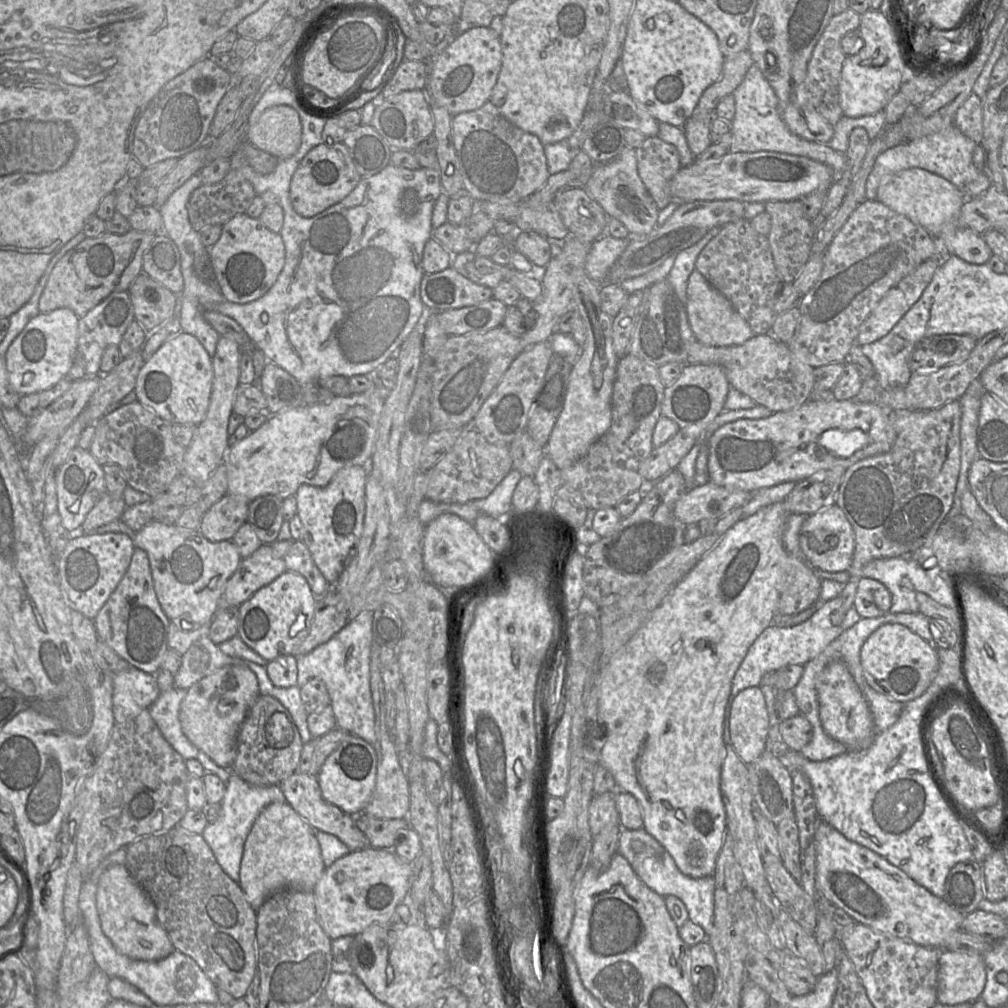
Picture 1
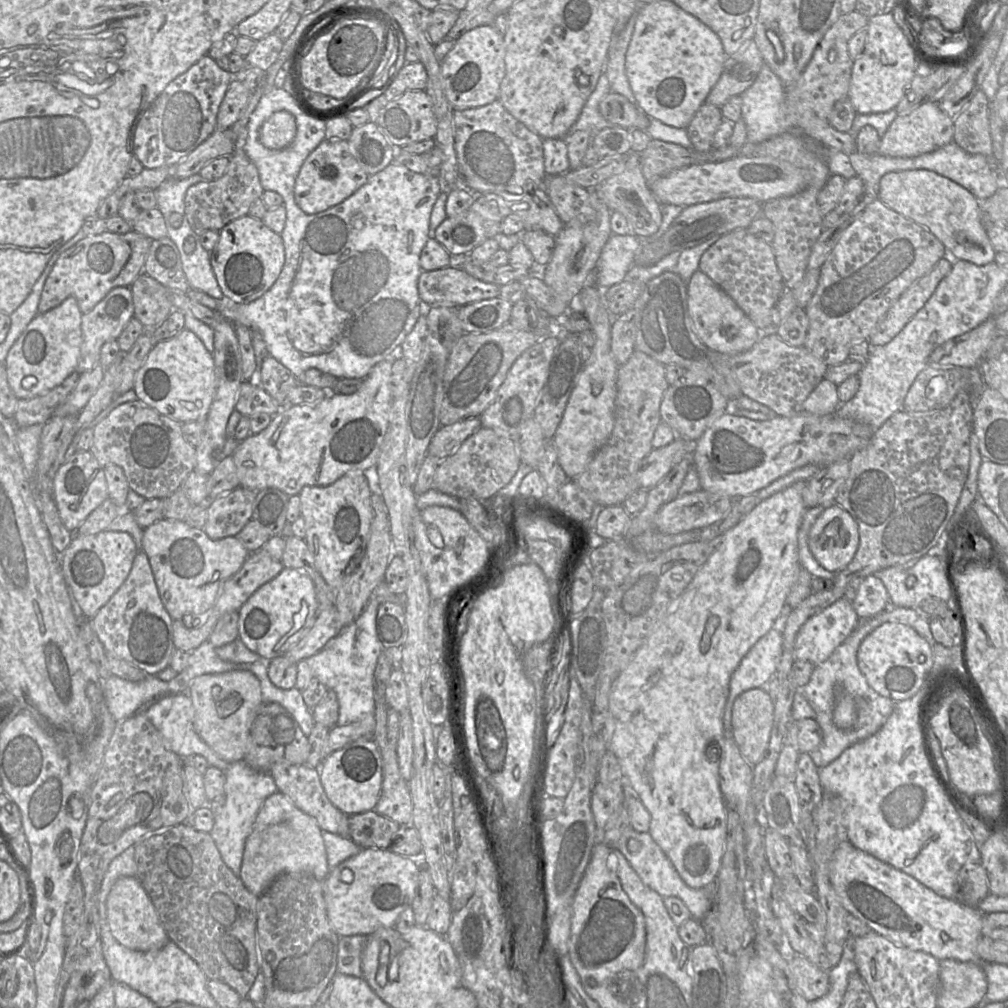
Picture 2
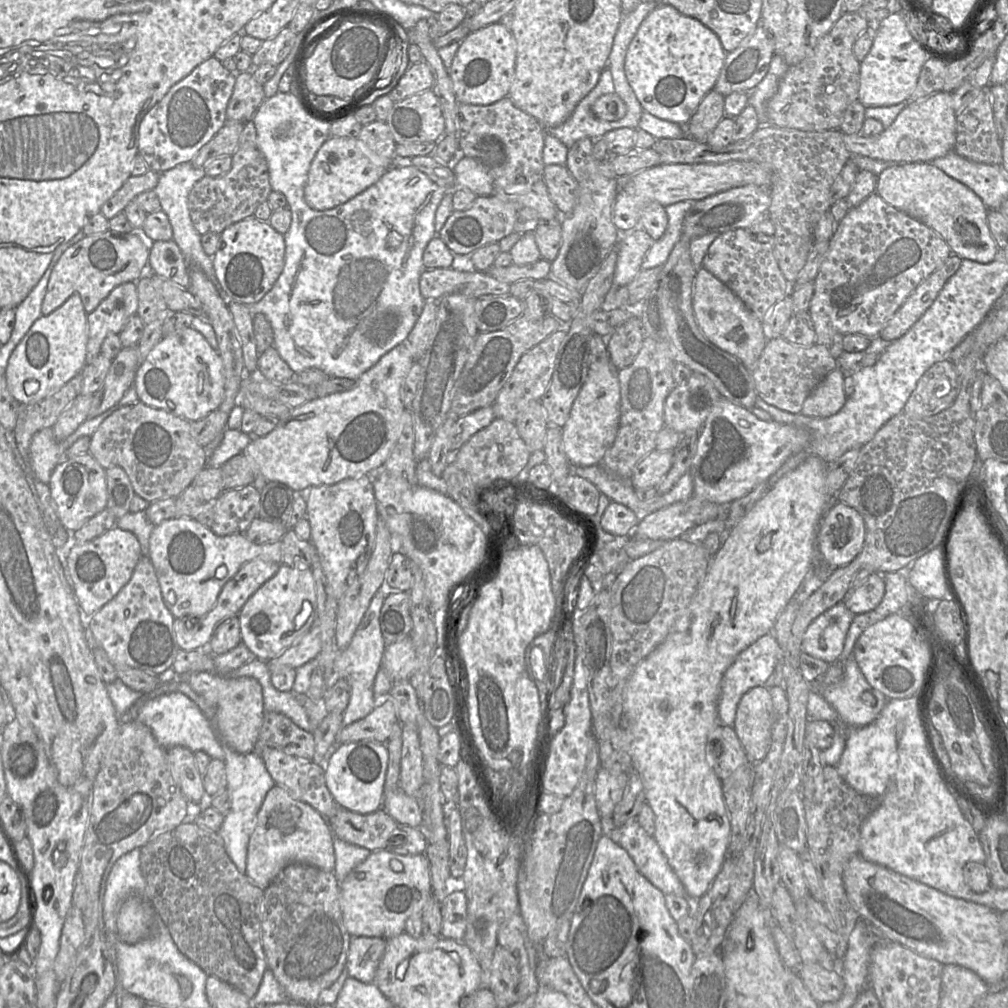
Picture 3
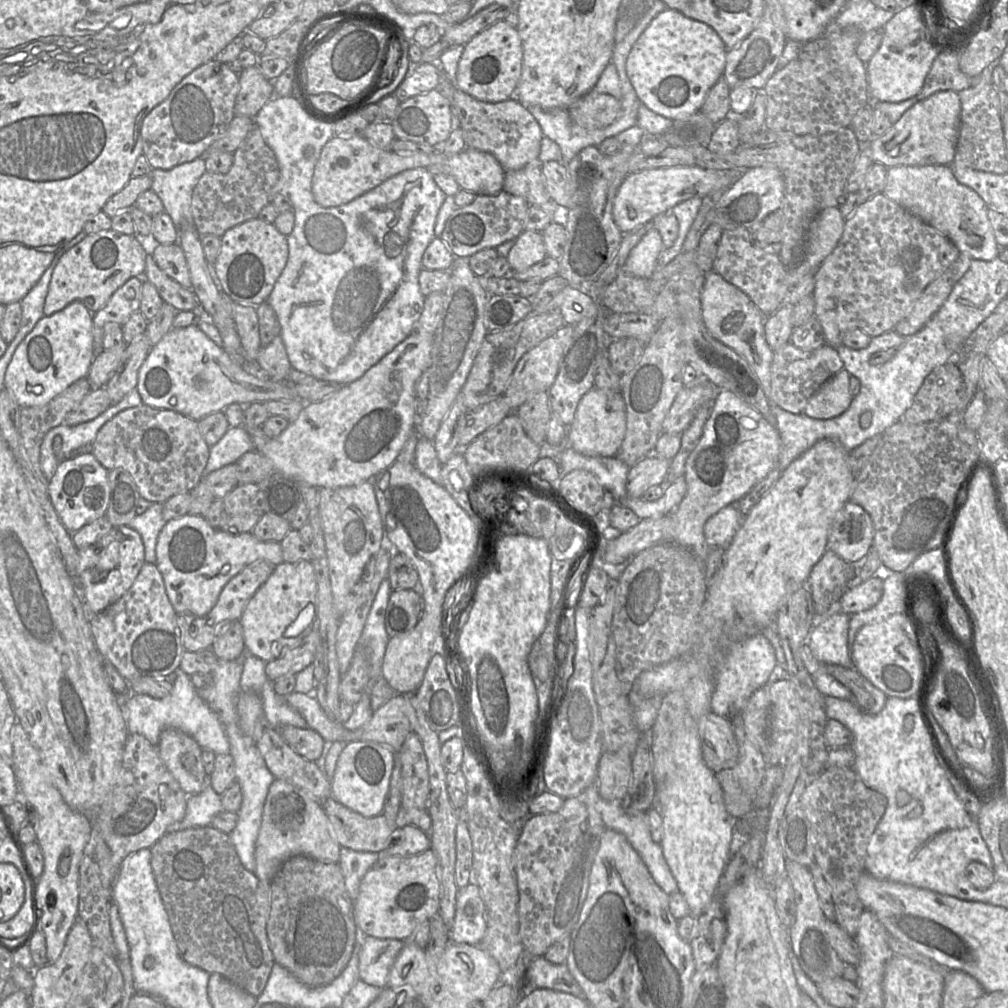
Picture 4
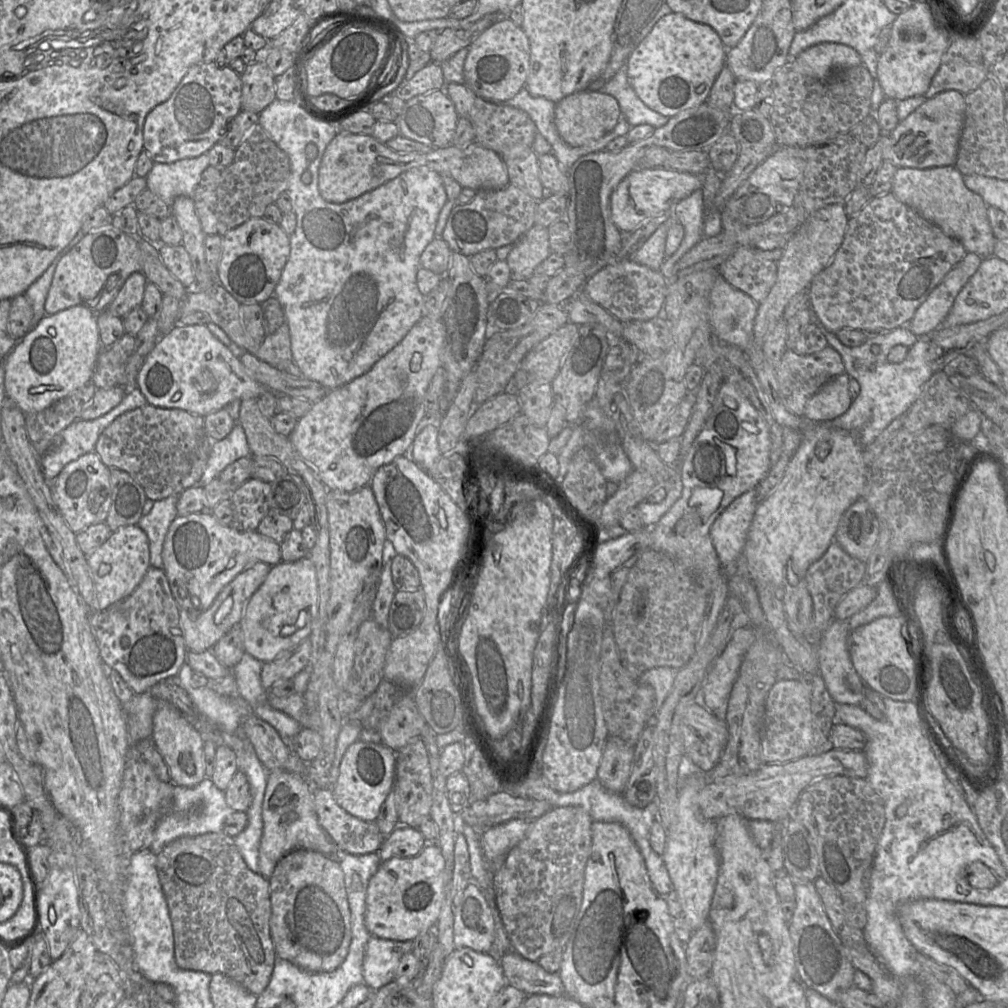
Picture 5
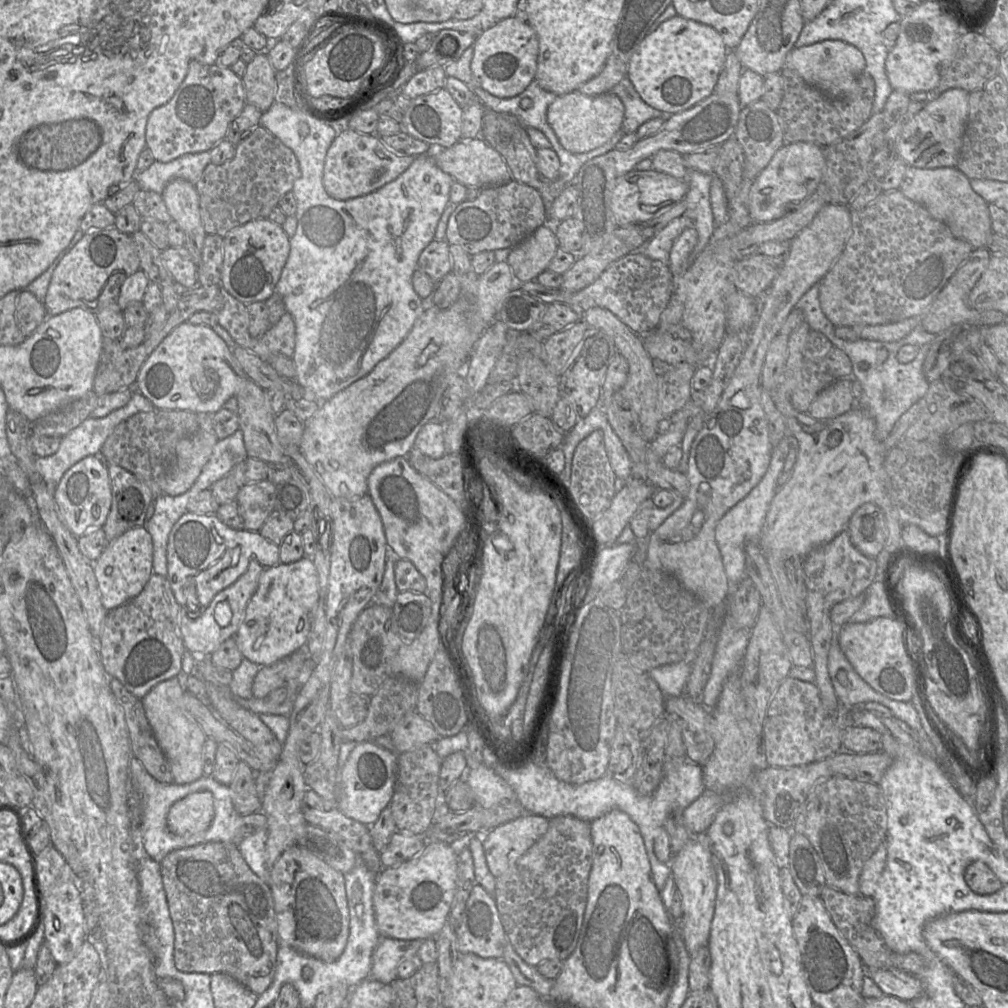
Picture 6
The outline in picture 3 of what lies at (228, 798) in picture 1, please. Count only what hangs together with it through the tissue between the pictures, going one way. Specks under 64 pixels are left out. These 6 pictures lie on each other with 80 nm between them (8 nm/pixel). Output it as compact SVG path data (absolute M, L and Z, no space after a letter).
M221 742L225 752L225 766L227 775L227 787L231 796L231 807L224 815L224 821L217 832L223 839L226 852L237 870L245 874L247 864L247 850L250 836L256 824L258 812L268 791L276 785L264 765L260 754L252 751L241 754L231 749L227 743Z

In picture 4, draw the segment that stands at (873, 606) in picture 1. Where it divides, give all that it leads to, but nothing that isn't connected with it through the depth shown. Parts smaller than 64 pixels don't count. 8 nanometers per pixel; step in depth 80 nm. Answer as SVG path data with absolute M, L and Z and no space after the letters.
M875 576L856 586L848 586L840 599L840 610L852 615L873 607L882 597L883 586L884 581Z

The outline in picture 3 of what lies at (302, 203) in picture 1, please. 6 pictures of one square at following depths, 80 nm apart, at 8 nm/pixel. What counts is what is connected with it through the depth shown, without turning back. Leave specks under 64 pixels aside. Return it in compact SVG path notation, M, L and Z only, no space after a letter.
M331 136L322 144L311 162L304 188L304 199L314 210L332 209L376 183L390 167L411 165L411 158L396 155L393 159L379 157L358 137Z

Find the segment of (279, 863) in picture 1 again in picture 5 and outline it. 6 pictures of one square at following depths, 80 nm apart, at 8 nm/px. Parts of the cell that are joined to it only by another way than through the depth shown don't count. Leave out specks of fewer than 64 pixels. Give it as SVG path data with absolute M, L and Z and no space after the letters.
M284 770L270 771L262 805L263 833L259 847L259 874L270 879L278 862L296 849L334 856L336 843L320 826L314 808L313 786L307 778Z

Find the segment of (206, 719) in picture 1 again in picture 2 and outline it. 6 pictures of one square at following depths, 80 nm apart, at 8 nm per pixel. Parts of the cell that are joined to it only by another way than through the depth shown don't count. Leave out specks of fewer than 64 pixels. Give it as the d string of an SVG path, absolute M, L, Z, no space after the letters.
M247 670L203 674L192 680L187 692L195 715L194 729L201 739L227 763L243 760L248 750L250 728L262 705L257 677Z

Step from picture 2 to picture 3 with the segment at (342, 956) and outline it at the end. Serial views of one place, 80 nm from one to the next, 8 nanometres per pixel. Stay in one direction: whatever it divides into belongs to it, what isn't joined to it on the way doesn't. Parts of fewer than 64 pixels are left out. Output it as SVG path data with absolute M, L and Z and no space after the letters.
M351 937L345 965L348 975L363 983L373 982L386 941L381 937Z

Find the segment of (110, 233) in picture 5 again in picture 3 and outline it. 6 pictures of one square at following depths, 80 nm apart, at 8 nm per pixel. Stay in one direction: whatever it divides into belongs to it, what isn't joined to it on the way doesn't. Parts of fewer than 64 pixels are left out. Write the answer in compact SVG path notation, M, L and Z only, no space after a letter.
M107 230L88 235L70 246L59 258L48 282L42 314L49 315L72 295L79 294L87 313L93 312L117 286L137 282L146 273L150 243L141 231L129 233Z

